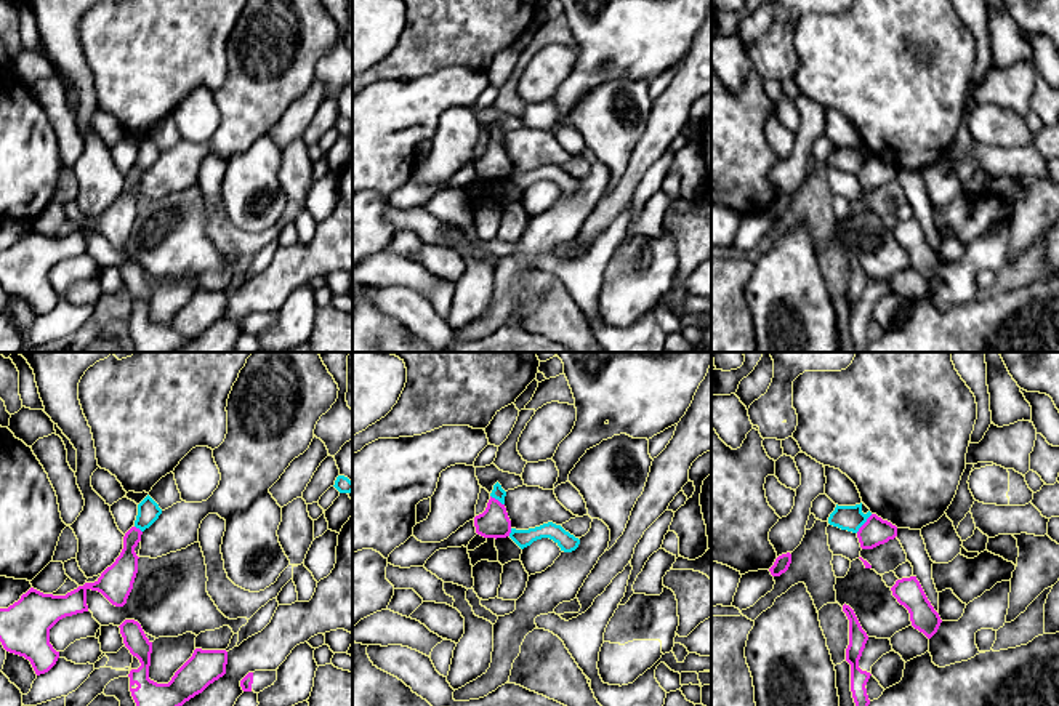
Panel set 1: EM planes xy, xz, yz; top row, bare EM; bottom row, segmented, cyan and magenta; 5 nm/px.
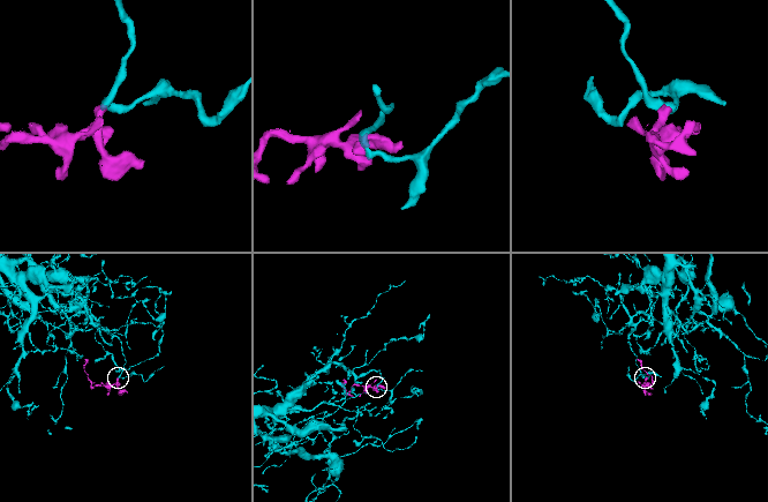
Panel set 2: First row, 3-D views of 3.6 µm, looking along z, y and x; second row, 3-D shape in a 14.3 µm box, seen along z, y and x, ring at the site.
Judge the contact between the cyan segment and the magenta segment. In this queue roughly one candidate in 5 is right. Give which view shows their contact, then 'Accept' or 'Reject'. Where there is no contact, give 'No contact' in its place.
Touches cyan in yz. Reject

